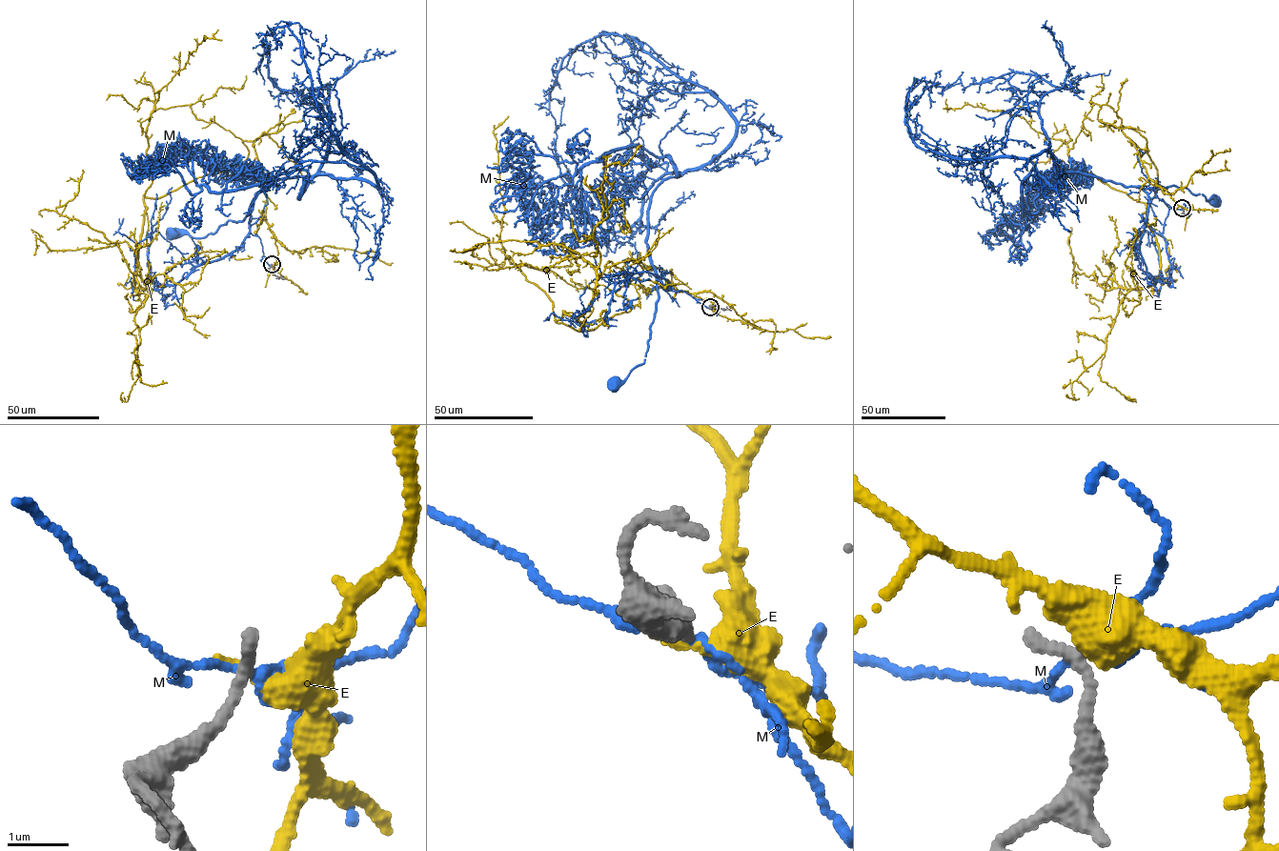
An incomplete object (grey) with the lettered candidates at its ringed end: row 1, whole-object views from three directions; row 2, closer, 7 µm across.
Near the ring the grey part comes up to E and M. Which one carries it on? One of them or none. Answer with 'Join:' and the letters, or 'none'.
Join: none

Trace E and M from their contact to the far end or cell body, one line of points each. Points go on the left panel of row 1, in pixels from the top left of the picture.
E: (271, 265), (277, 247), (252, 141), (238, 165), (144, 197), (144, 289), (116, 243), (57, 212), (83, 170)
M: (271, 265), (262, 258), (259, 238), (249, 233), (249, 215), (235, 223), (228, 221), (204, 237), (172, 234)

